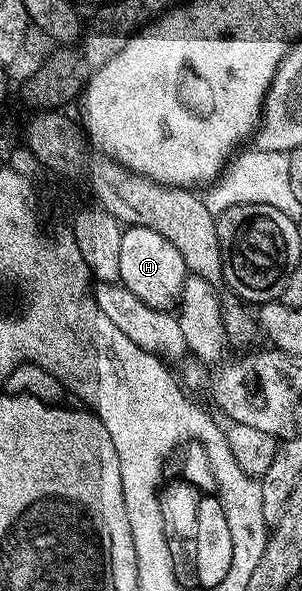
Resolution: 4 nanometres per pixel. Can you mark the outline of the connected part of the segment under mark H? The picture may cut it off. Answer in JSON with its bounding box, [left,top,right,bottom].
[119,226,190,311]

